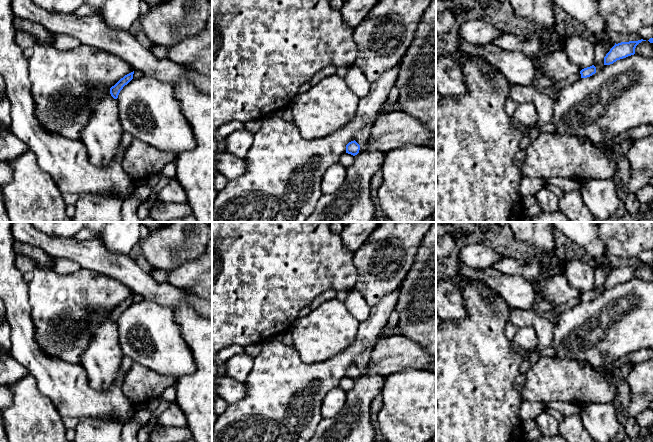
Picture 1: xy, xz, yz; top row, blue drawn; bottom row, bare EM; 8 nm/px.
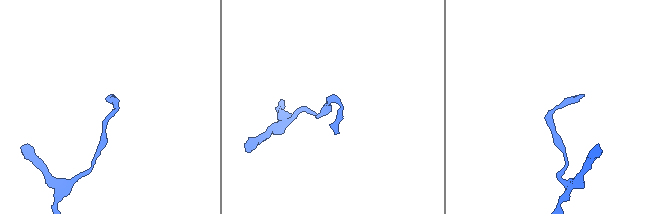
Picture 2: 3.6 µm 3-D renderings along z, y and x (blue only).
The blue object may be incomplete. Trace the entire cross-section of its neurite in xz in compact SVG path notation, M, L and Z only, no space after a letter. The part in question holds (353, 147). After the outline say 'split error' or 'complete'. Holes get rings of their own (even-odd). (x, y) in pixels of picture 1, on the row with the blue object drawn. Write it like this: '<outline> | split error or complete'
M354 140L349 142L346 145L346 153L351 154L353 156L357 155L360 150L360 145Z | complete

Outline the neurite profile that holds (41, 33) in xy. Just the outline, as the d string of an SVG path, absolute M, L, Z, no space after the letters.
M15 17L13 24L16 31L27 32L34 35L39 44L47 44L53 35L53 33L49 32L45 27L27 19Z

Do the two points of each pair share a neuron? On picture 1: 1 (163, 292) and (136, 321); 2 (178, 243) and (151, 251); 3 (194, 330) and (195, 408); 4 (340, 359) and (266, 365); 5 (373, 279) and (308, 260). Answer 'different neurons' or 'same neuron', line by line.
1: different neurons
2: same neuron
3: same neuron
4: same neuron
5: different neurons

